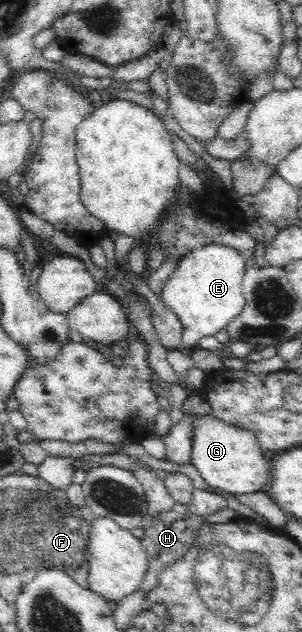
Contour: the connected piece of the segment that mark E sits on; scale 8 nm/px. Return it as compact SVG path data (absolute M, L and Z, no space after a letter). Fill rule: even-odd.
M217 243L204 244L178 260L177 268L160 290L160 297L182 325L181 351L189 353L201 338L215 336L241 314L245 306L242 292L242 280L247 269L245 262L245 257L237 249Z

